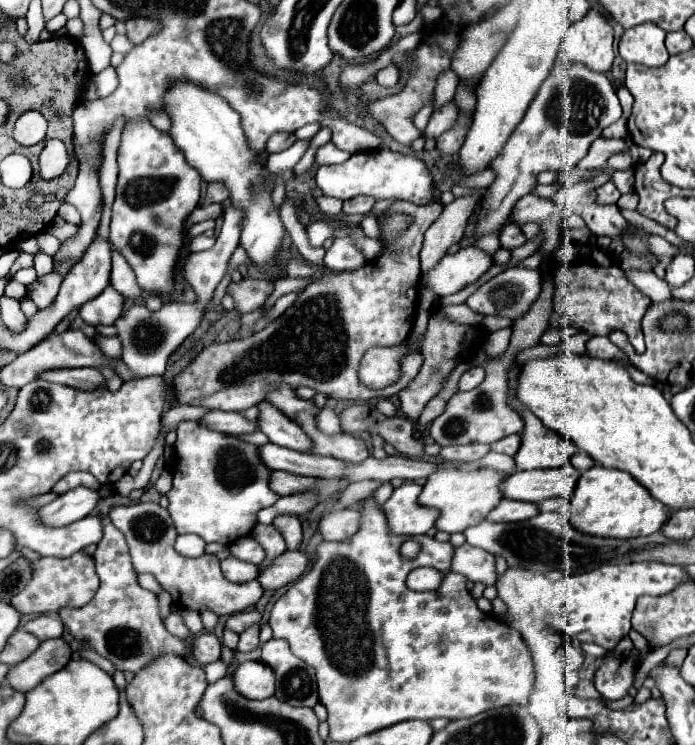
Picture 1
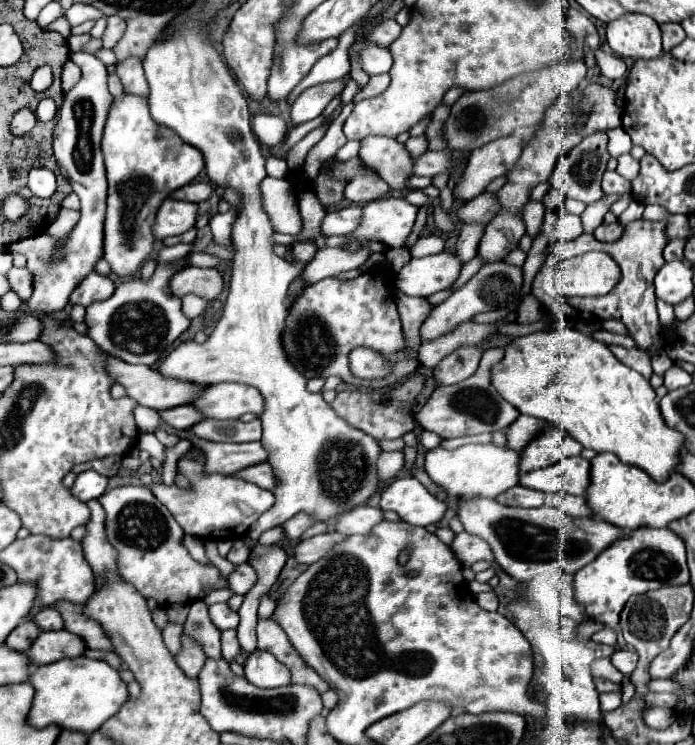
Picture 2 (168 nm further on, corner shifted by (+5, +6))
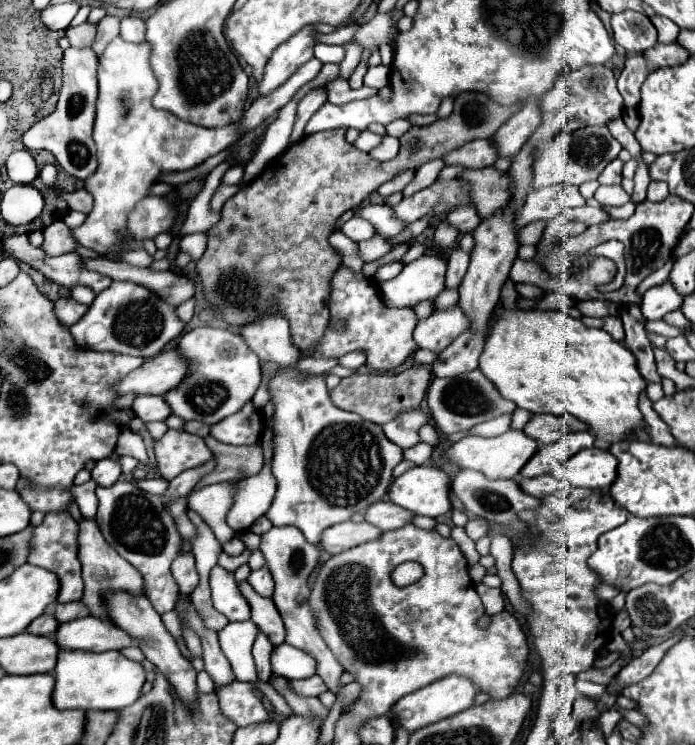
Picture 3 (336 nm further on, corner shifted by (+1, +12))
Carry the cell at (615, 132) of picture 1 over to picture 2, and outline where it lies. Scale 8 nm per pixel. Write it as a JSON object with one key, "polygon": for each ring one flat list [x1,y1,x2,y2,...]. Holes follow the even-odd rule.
{"polygon":[[603,130,595,132,595,134,589,134,589,138,583,138,583,142,579,146,575,146,571,152,563,154,557,162,557,168,551,176,551,184,553,188,561,190,565,198,575,198,583,204,593,204,603,196,603,190,601,190,601,176,605,172,605,164,609,160,609,154,607,154,607,134]]}

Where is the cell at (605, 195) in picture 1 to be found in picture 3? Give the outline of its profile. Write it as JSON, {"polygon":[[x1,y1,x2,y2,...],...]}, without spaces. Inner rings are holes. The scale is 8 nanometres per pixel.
{"polygon":[[615,158,613,162,607,164,607,168,601,172,599,182,601,184,621,184,621,170,623,170,623,162,619,158]]}

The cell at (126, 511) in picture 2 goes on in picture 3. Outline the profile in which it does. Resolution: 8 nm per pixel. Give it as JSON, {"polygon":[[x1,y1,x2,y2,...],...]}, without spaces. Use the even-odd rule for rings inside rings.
{"polygon":[[119,480,107,488,99,486,97,498,99,508,95,520,105,540,119,552,119,556,123,556,141,572,147,588,147,598,151,600,153,608,159,614,173,610,179,588,171,576,171,562,183,550,183,542,175,528,173,516,163,506,163,500,139,490,135,484,125,480]]}

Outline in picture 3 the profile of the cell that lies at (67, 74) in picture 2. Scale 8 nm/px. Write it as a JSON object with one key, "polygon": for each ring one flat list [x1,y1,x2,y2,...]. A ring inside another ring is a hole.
{"polygon":[[85,22,85,24,81,24,81,26,69,26,67,30,65,30,65,36,69,39,70,44,73,44,73,47,86,47,91,46,91,42,93,42,93,38,95,38,95,24,91,24,91,22]]}

